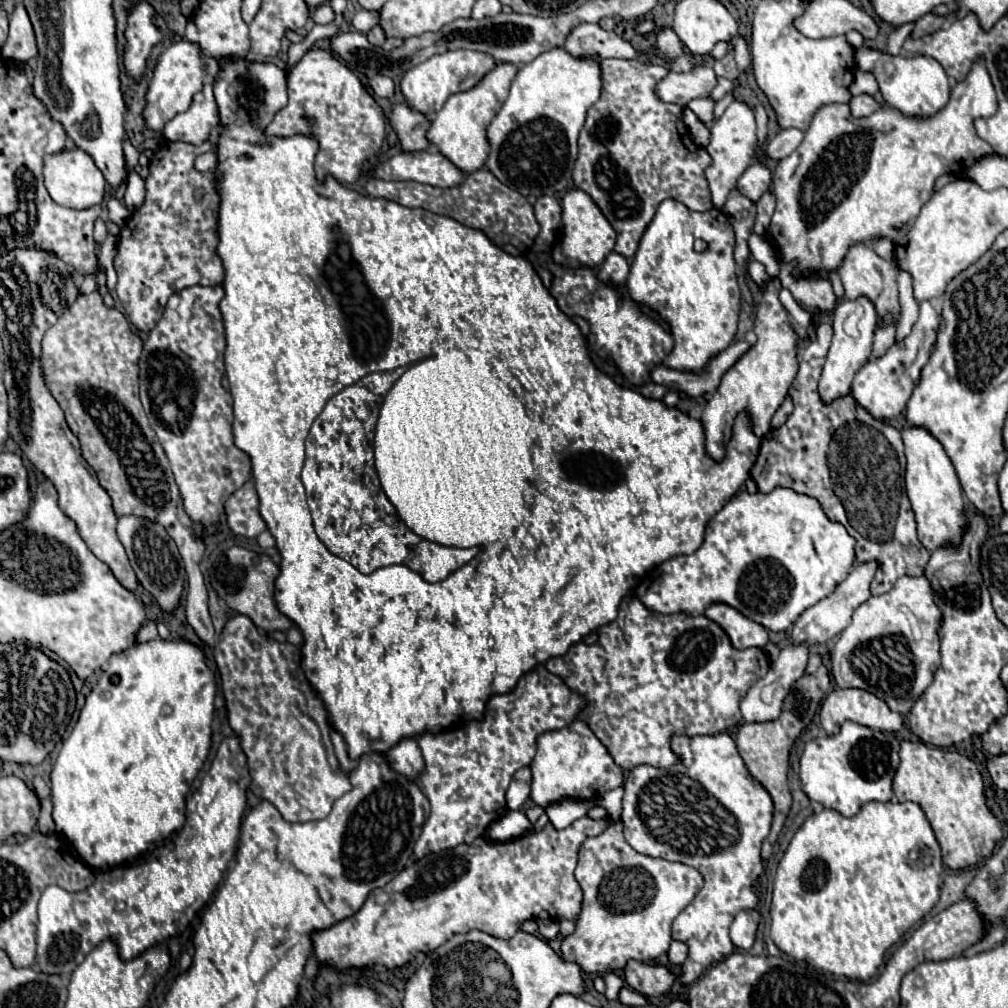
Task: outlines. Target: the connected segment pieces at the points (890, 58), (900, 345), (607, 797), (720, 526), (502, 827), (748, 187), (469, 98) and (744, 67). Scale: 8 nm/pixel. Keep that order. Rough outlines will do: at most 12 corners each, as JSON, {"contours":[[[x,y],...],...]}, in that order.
{"contours":[[[860,47],[884,101],[930,117],[950,97],[942,65],[926,55]],[[920,303],[906,339],[870,357],[852,395],[876,419],[900,415],[936,343]],[[624,789],[604,793],[598,803],[614,821],[622,813]],[[742,491],[698,551],[640,579],[650,611],[726,603],[786,631],[856,561],[814,497]],[[508,811],[488,827],[494,841],[510,841],[532,829],[522,811]],[[752,163],[736,187],[758,201],[770,187],[772,173],[762,163]],[[514,63],[450,95],[428,139],[460,171],[484,167],[486,129],[508,97]],[[742,35],[736,39],[736,67],[740,75],[750,67],[748,51]]]}

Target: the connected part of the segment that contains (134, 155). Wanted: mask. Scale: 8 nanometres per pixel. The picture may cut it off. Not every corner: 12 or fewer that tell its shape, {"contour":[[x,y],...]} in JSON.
{"contour":[[124,141],[124,161],[128,173],[138,165],[138,149]]}

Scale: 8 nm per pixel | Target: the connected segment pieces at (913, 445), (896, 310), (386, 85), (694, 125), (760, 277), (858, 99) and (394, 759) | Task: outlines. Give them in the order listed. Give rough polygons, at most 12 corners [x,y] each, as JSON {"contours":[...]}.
{"contours":[[[924,427],[902,429],[906,495],[920,543],[964,533],[962,487]],[[854,243],[838,275],[884,323],[900,317],[896,267]],[[374,75],[370,87],[378,97],[390,99],[396,91],[394,81]],[[688,107],[682,109],[684,125],[690,129],[694,143],[708,145],[708,127],[694,117]],[[756,259],[748,263],[750,277],[756,285],[766,285],[770,275]],[[856,95],[850,101],[854,117],[866,117],[880,107],[872,95]],[[414,737],[386,751],[386,759],[408,779],[420,777],[424,759]]]}

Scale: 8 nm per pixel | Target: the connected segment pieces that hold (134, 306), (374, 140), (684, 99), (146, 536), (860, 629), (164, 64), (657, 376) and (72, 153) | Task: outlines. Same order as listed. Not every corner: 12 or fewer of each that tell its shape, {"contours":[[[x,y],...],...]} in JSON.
{"contours":[[[210,141],[164,143],[118,235],[116,295],[152,331],[220,285]],[[328,49],[288,71],[264,135],[312,135],[316,177],[354,183],[382,107]],[[712,57],[656,83],[658,99],[684,107],[716,85]],[[130,515],[116,533],[140,585],[164,611],[186,571],[158,523]],[[926,575],[862,603],[832,651],[838,687],[906,715],[940,667]],[[198,43],[166,47],[146,95],[154,131],[190,107],[218,61]],[[734,341],[708,363],[704,373],[680,373],[664,365],[652,381],[690,397],[714,393],[724,371],[750,345]],[[80,149],[44,159],[50,197],[70,209],[100,205],[106,179]]]}

